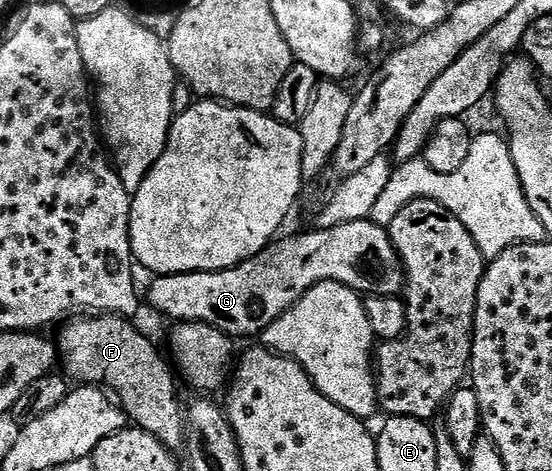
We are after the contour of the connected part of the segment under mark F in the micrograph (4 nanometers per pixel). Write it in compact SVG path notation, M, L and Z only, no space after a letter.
M115 314L76 316L65 321L59 327L60 350L58 346L59 357L60 354L64 357L63 373L73 383L107 388L129 423L150 432L170 451L176 452L186 442L186 414L182 402L180 406L176 399L173 367L168 367L155 344L128 322L131 321L127 317Z

